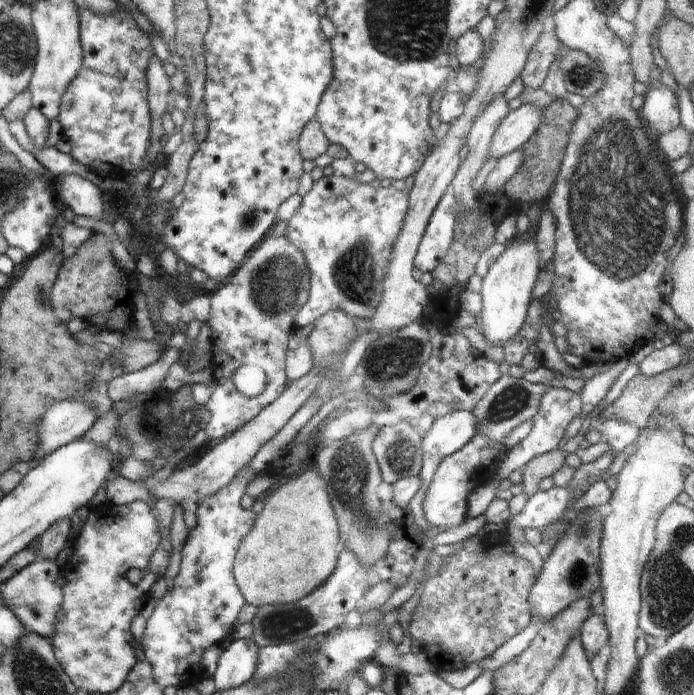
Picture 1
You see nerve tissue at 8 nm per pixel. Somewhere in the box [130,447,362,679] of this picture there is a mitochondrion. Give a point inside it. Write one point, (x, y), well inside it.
(280, 624)

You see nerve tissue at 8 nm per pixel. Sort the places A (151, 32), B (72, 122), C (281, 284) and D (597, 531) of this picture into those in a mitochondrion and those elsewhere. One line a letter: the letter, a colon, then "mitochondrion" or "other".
A: other
B: other
C: mitochondrion
D: other

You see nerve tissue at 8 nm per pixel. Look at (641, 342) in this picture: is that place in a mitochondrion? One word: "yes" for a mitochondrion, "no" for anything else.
no

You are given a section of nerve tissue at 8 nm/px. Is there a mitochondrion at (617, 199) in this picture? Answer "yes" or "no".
yes

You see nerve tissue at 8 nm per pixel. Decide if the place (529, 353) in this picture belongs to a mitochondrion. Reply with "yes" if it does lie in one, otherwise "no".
no

